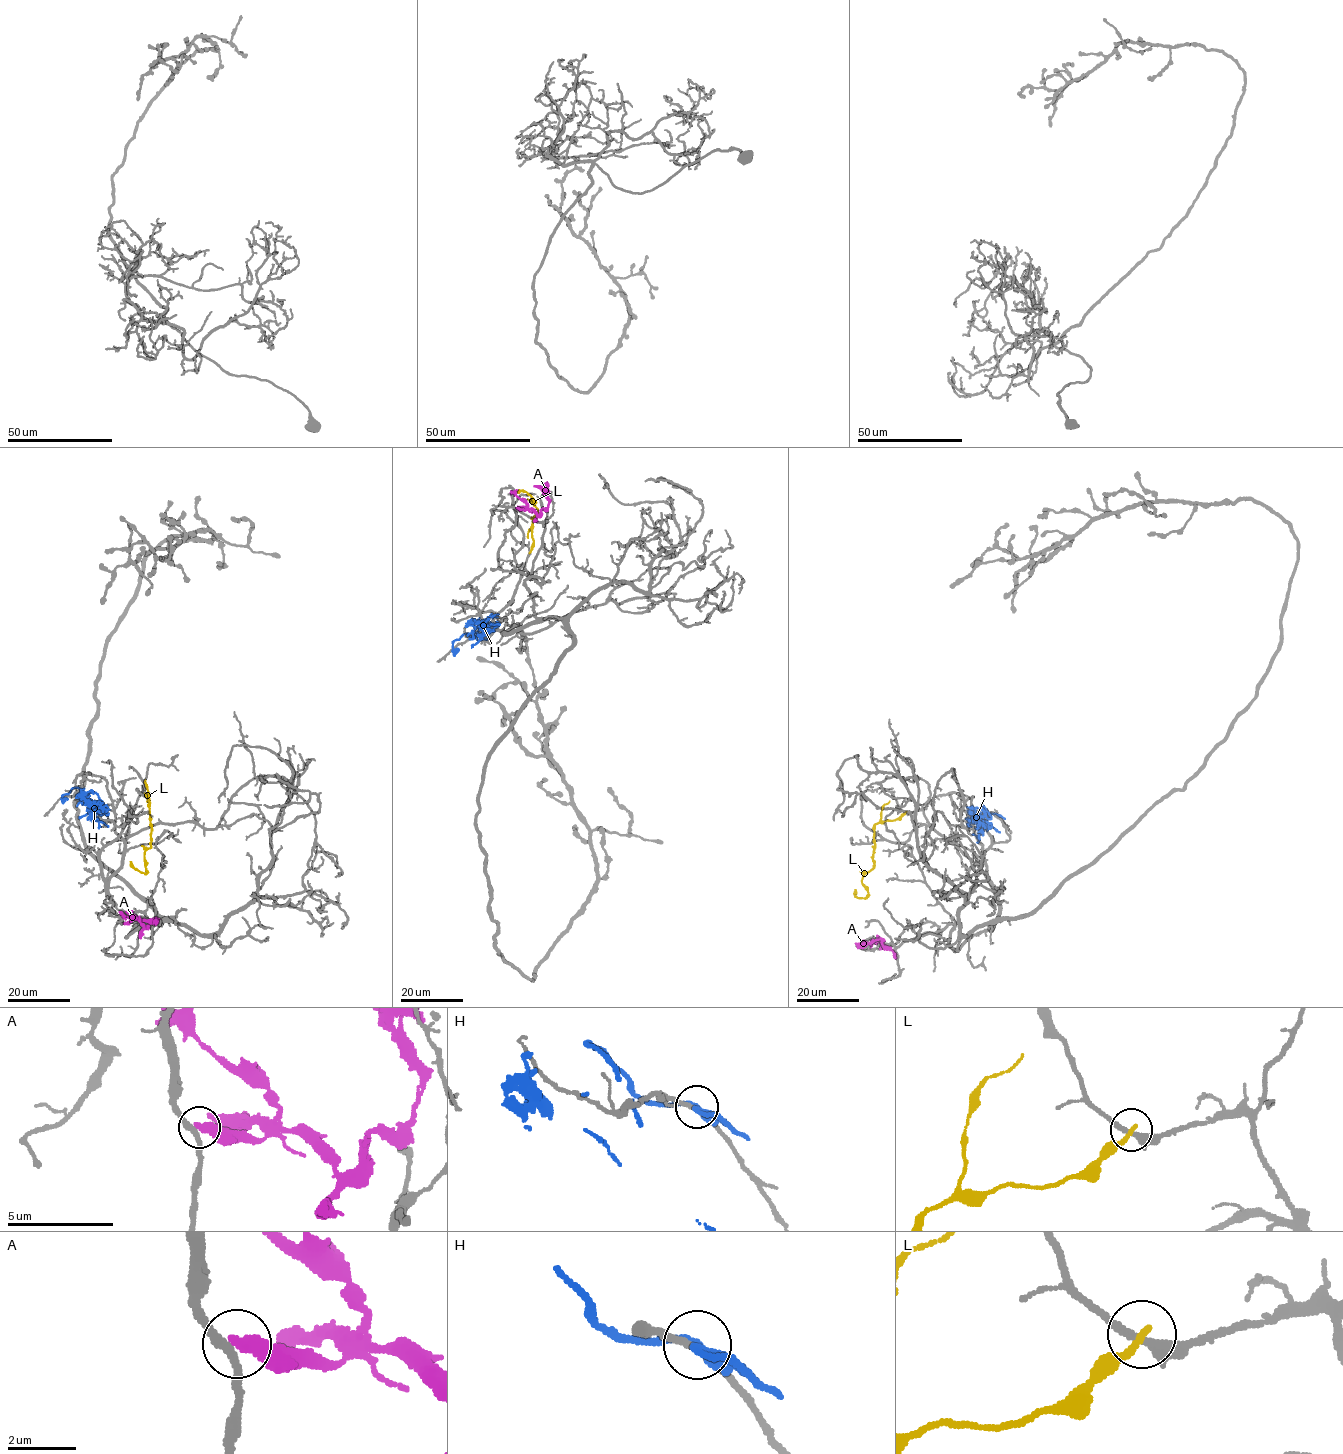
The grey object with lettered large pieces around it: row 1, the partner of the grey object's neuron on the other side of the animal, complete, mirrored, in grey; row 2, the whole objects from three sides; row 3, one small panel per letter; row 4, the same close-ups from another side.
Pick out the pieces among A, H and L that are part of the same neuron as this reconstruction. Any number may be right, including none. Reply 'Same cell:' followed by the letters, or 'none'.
Same cell: none

